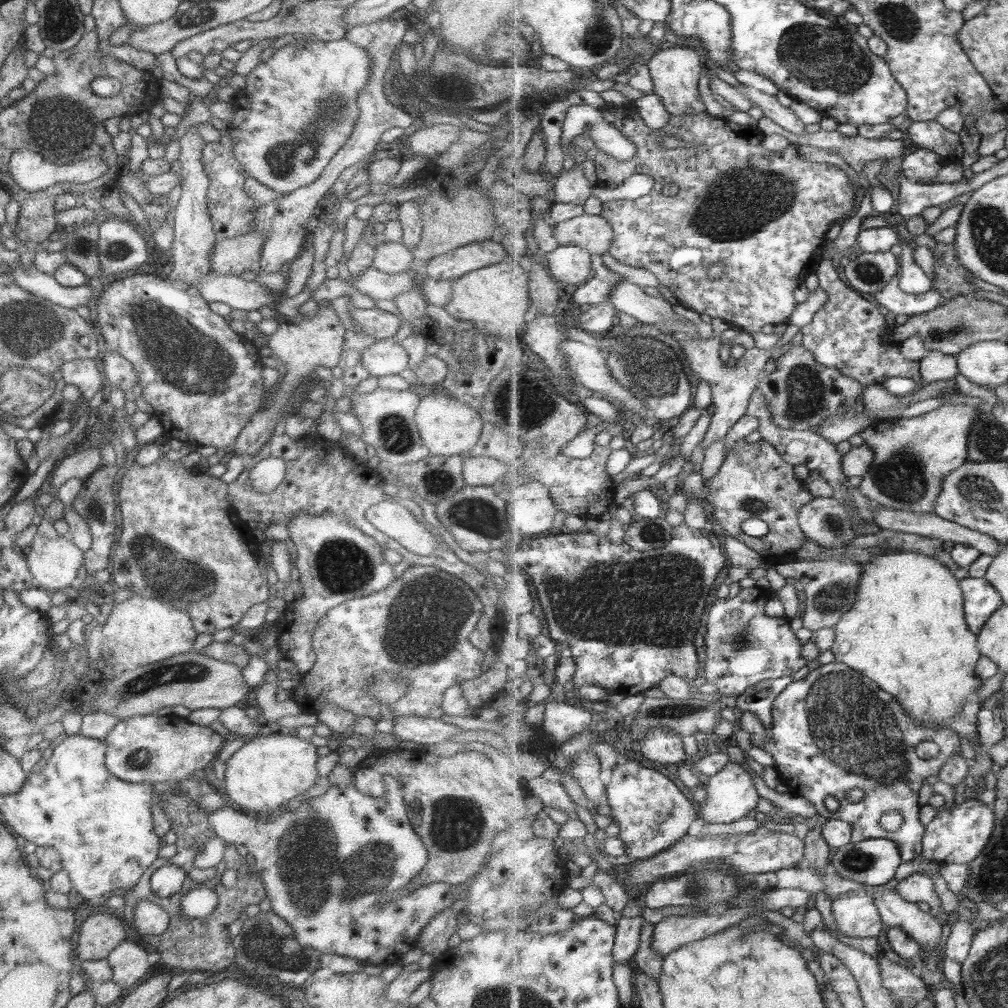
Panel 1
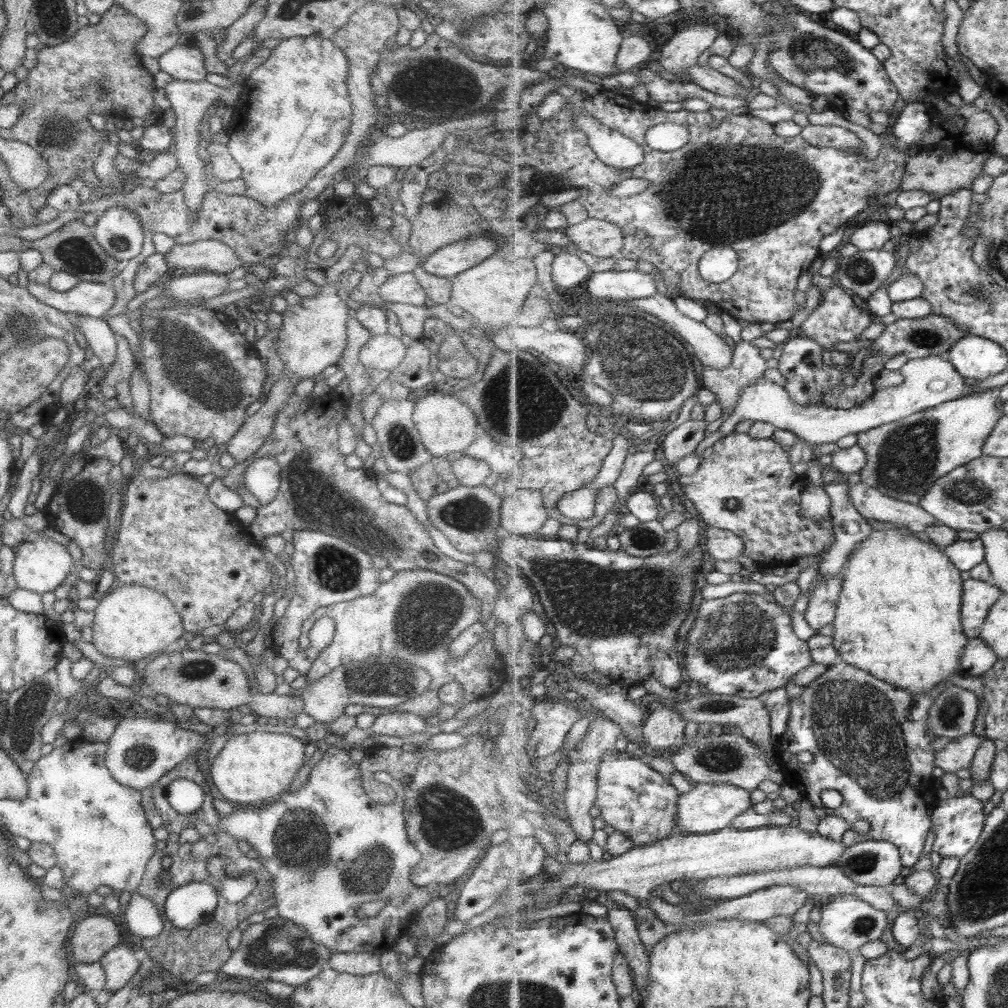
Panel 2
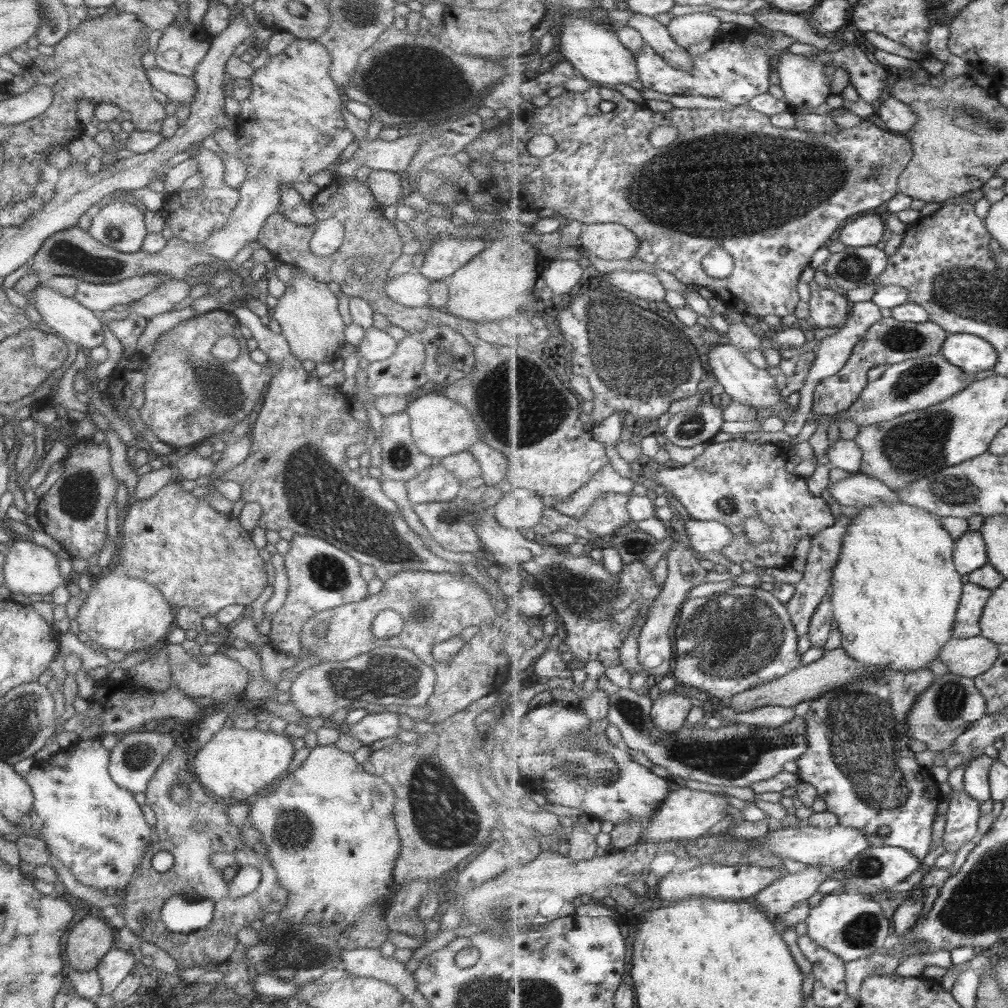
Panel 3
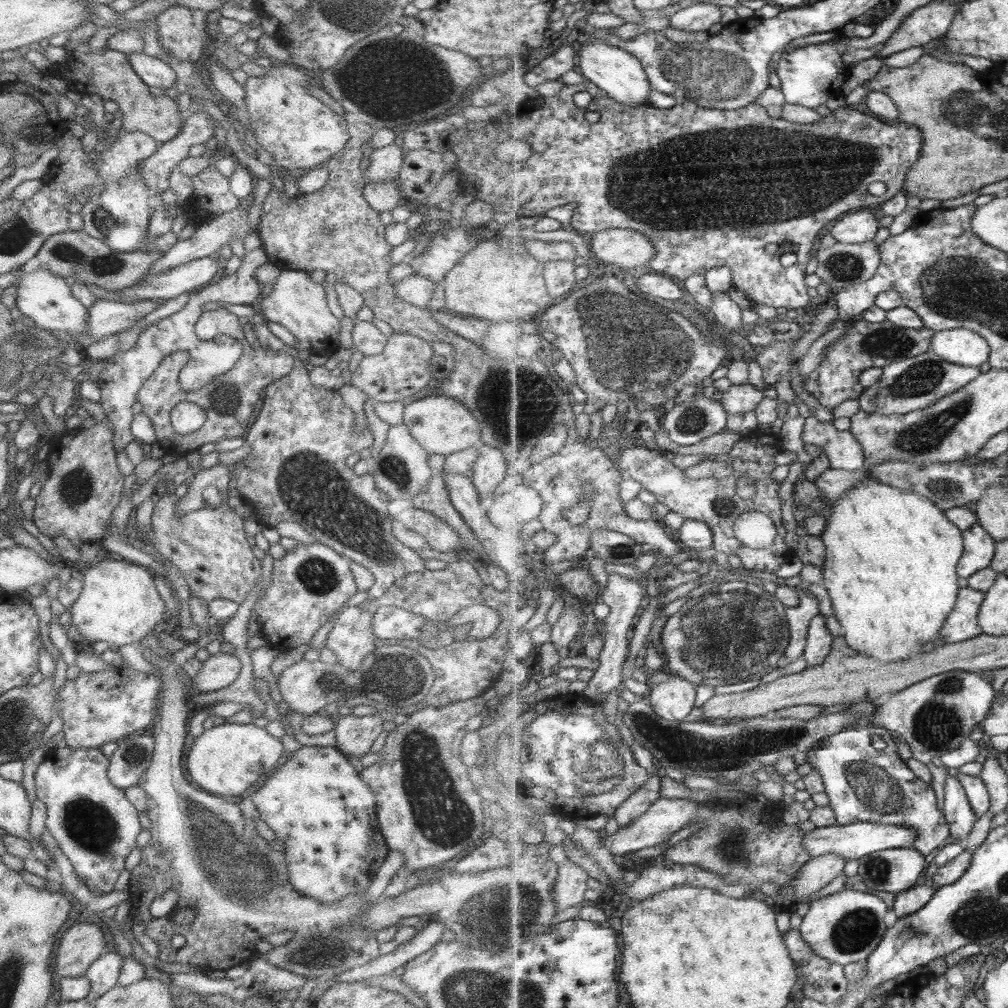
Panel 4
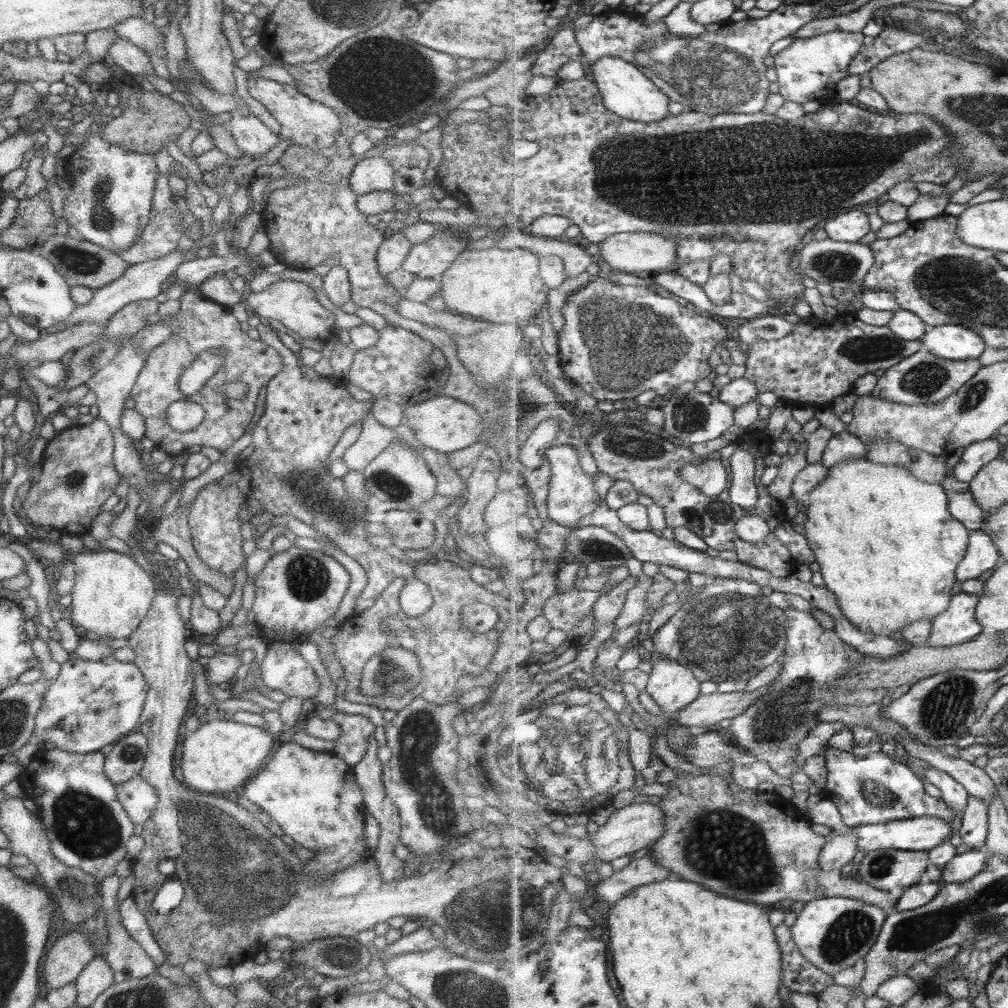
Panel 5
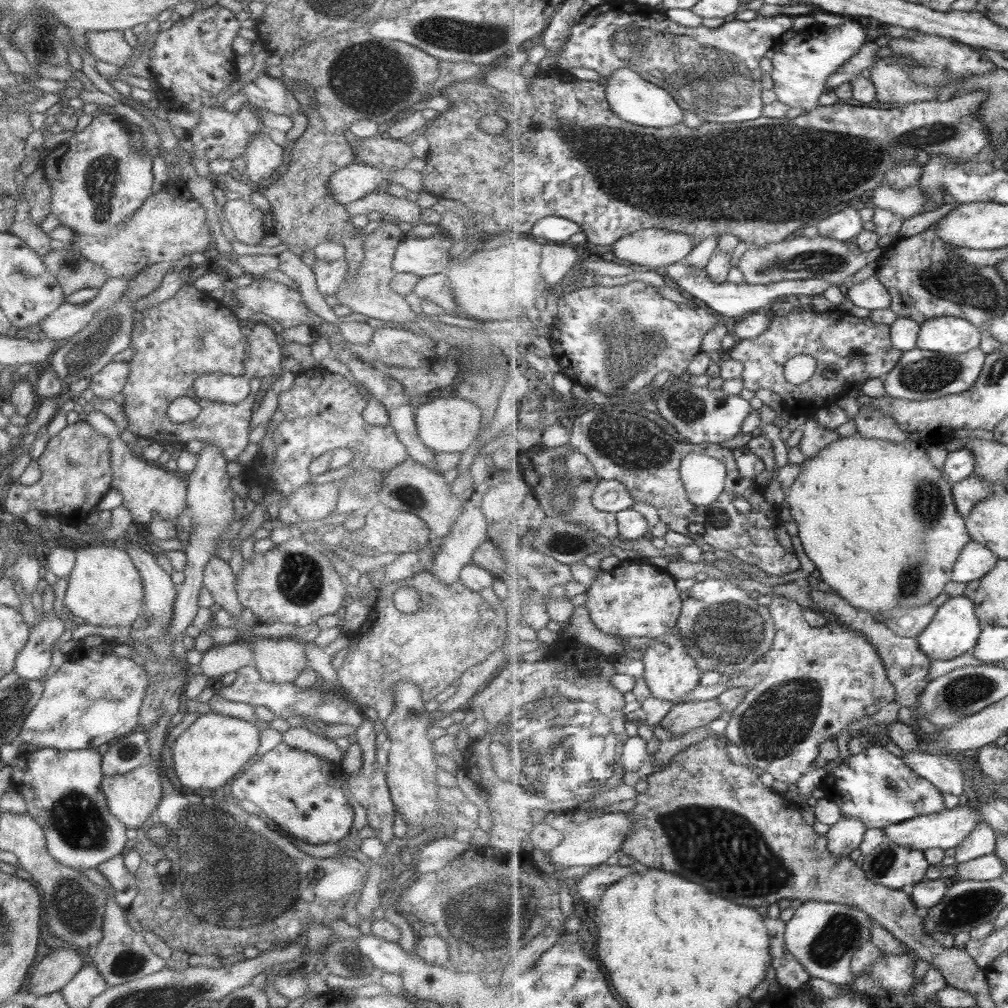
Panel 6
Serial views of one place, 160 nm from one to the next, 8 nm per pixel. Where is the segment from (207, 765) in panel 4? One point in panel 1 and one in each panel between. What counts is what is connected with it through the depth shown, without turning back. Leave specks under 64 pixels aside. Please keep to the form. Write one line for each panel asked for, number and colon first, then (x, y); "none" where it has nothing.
1: (267, 771)
2: (257, 768)
3: (234, 763)

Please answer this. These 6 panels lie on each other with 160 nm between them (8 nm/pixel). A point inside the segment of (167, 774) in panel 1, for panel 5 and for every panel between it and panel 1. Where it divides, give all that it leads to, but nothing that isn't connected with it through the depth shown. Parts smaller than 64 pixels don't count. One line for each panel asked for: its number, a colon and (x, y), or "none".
2: (140, 750)
3: (132, 761)
4: (131, 757)
5: (125, 759)

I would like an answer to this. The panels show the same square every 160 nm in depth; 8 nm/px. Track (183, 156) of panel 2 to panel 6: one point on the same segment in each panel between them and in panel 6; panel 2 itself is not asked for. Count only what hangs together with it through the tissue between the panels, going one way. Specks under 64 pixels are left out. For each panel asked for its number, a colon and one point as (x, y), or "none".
3: (179, 90)
4: (153, 72)
5: (130, 59)
6: (108, 46)

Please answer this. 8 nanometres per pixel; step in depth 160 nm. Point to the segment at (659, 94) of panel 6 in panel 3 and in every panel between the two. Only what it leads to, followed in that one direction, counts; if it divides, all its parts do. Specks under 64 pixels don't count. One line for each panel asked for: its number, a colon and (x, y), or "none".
3: (598, 54)
4: (621, 74)
5: (625, 88)

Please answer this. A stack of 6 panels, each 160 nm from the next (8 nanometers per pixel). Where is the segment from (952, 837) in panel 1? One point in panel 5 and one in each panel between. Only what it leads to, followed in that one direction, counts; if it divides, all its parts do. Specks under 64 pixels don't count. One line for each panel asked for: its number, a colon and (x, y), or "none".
2: (958, 823)
3: (964, 812)
4: (959, 812)
5: (953, 792)

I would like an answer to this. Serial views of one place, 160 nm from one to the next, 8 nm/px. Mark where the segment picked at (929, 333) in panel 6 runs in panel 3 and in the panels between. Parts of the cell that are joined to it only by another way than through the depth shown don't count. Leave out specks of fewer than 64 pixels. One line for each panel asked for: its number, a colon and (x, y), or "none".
3: (972, 353)
4: (964, 347)
5: (954, 342)

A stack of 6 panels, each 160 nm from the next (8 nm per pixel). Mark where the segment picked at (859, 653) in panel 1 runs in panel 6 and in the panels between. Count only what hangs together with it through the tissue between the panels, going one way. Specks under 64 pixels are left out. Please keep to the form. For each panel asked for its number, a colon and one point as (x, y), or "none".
2: (899, 616)
3: (896, 594)
4: (891, 569)
5: (887, 545)
6: (878, 520)

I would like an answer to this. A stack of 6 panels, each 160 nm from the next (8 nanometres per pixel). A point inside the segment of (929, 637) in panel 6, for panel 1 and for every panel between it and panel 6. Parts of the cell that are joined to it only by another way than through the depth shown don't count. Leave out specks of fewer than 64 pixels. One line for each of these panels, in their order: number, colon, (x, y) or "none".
1: (981, 599)
2: (979, 596)
3: (974, 598)
4: (963, 624)
5: (959, 624)

